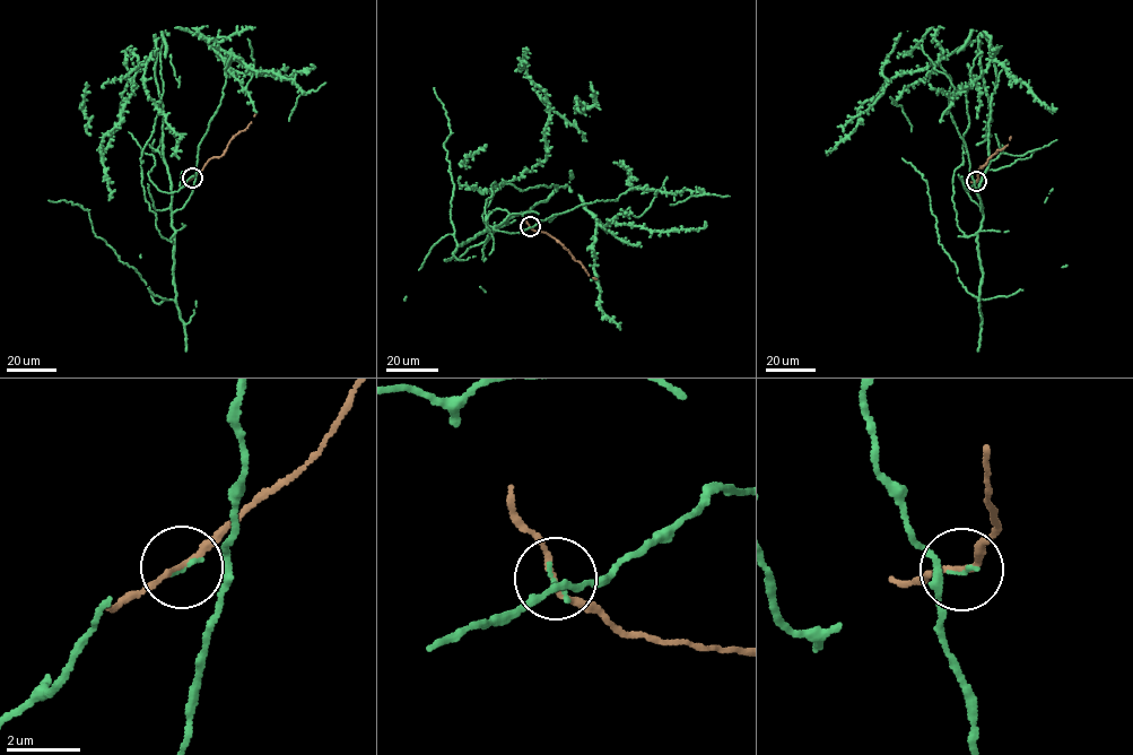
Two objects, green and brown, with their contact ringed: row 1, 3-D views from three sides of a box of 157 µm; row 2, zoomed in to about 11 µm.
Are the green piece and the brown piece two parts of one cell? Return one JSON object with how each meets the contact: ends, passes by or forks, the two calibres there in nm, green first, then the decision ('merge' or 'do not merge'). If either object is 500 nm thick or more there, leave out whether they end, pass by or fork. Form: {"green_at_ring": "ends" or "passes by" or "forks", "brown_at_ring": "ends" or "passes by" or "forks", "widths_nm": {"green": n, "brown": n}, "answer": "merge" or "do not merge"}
{"green_at_ring": "ends", "brown_at_ring": "passes by", "widths_nm": {"green": 90, "brown": 140}, "answer": "merge"}

